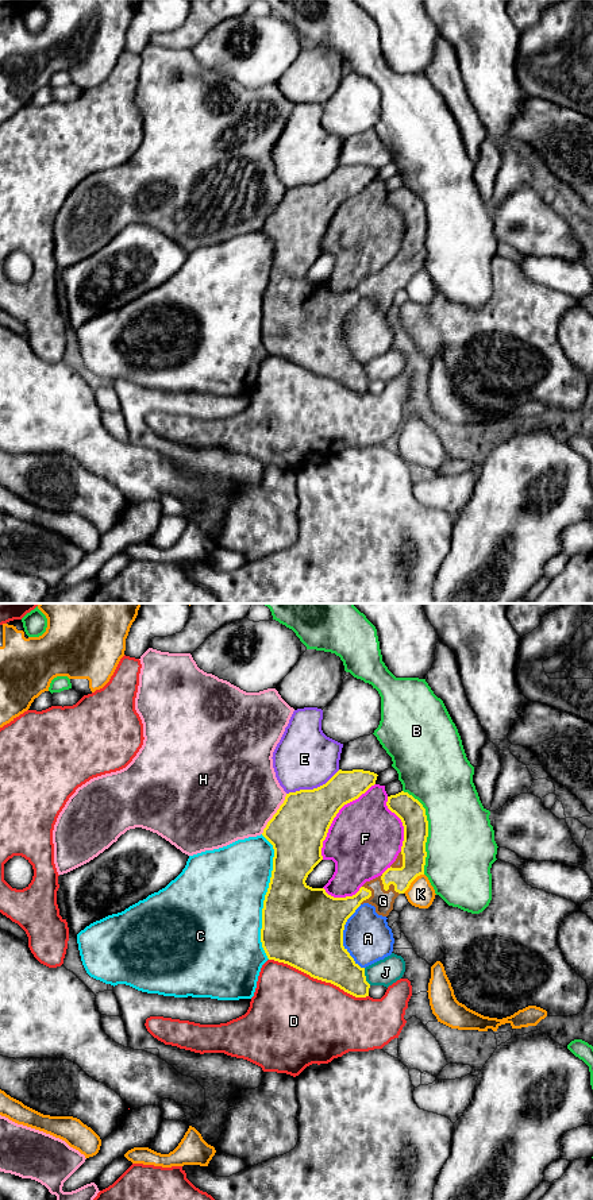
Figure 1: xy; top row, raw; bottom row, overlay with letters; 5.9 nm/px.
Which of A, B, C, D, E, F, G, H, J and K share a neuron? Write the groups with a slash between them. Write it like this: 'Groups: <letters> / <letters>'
Groups: A / B / C / D / E / F / G / H / J / K

